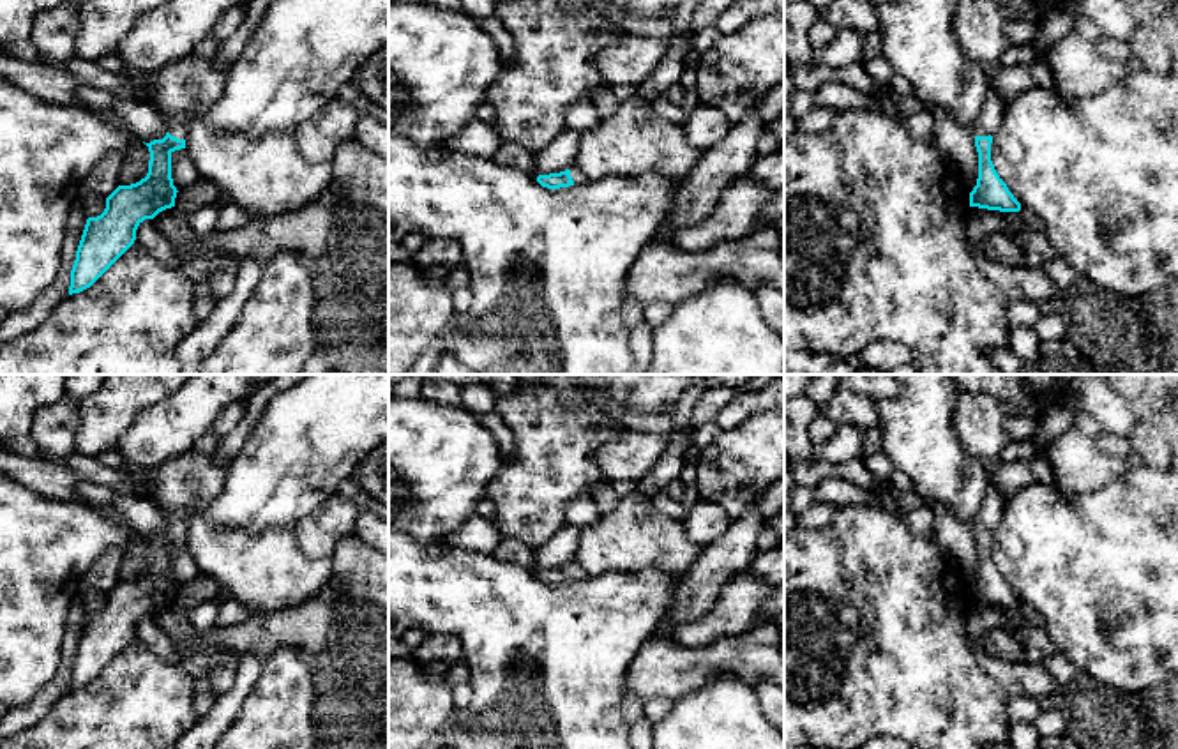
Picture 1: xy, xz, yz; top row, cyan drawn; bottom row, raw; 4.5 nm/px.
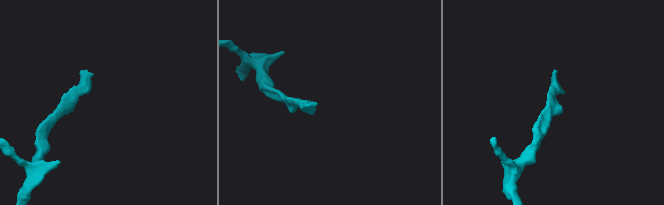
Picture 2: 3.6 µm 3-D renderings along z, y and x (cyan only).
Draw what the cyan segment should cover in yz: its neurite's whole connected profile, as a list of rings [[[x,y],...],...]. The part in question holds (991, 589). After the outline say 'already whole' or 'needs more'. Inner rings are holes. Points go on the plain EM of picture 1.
[[[989,486],[978,512],[973,518],[975,542],[978,548],[978,574],[977,581],[970,588],[970,602],[1000,608],[1019,608],[1021,599],[1000,574],[991,556],[991,530],[1000,523],[1003,505],[1005,500],[1001,493],[994,486]]] | needs more

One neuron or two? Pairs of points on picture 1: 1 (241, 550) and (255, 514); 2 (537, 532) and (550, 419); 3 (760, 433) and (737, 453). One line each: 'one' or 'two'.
1: two
2: one
3: one

